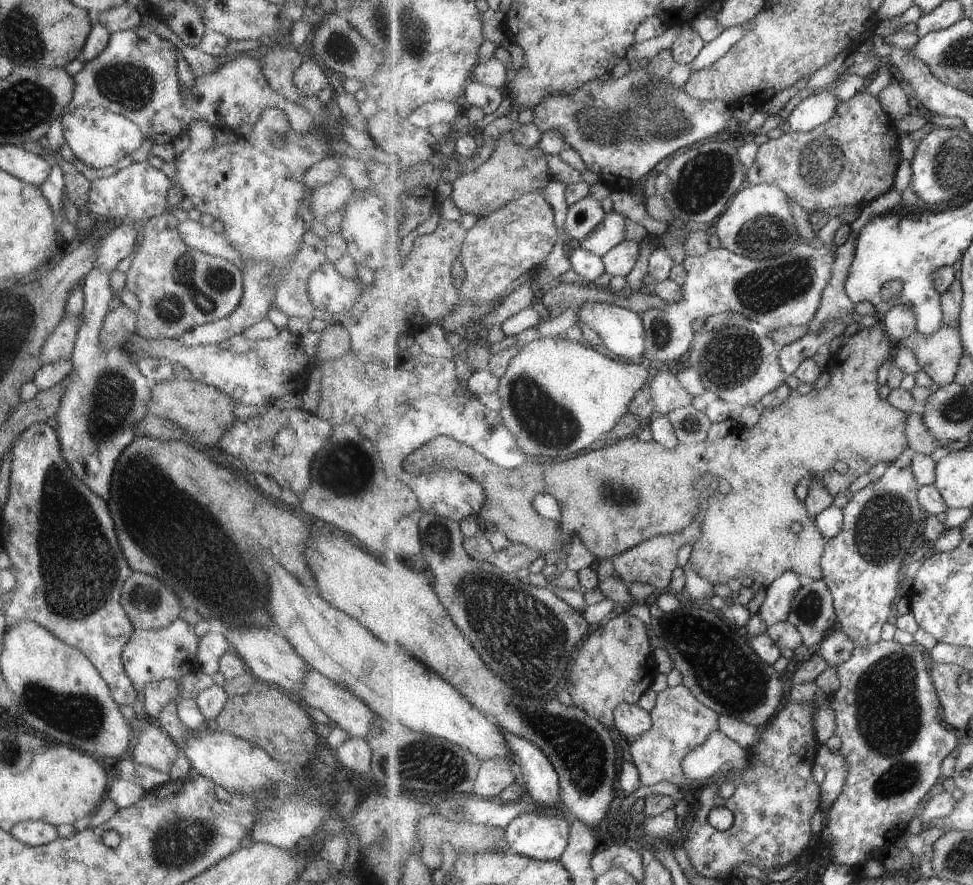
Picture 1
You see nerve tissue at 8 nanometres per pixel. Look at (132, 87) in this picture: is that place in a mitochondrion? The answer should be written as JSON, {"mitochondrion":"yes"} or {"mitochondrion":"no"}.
{"mitochondrion":"yes"}

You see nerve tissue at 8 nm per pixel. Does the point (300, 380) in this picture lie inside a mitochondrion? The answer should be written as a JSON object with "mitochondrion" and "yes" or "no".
{"mitochondrion":"no"}

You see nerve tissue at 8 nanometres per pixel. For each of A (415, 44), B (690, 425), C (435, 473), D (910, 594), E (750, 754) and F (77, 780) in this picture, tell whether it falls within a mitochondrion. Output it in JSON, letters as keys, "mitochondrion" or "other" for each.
{"A":"mitochondrion","B":"mitochondrion","C":"other","D":"other","E":"other","F":"other"}

